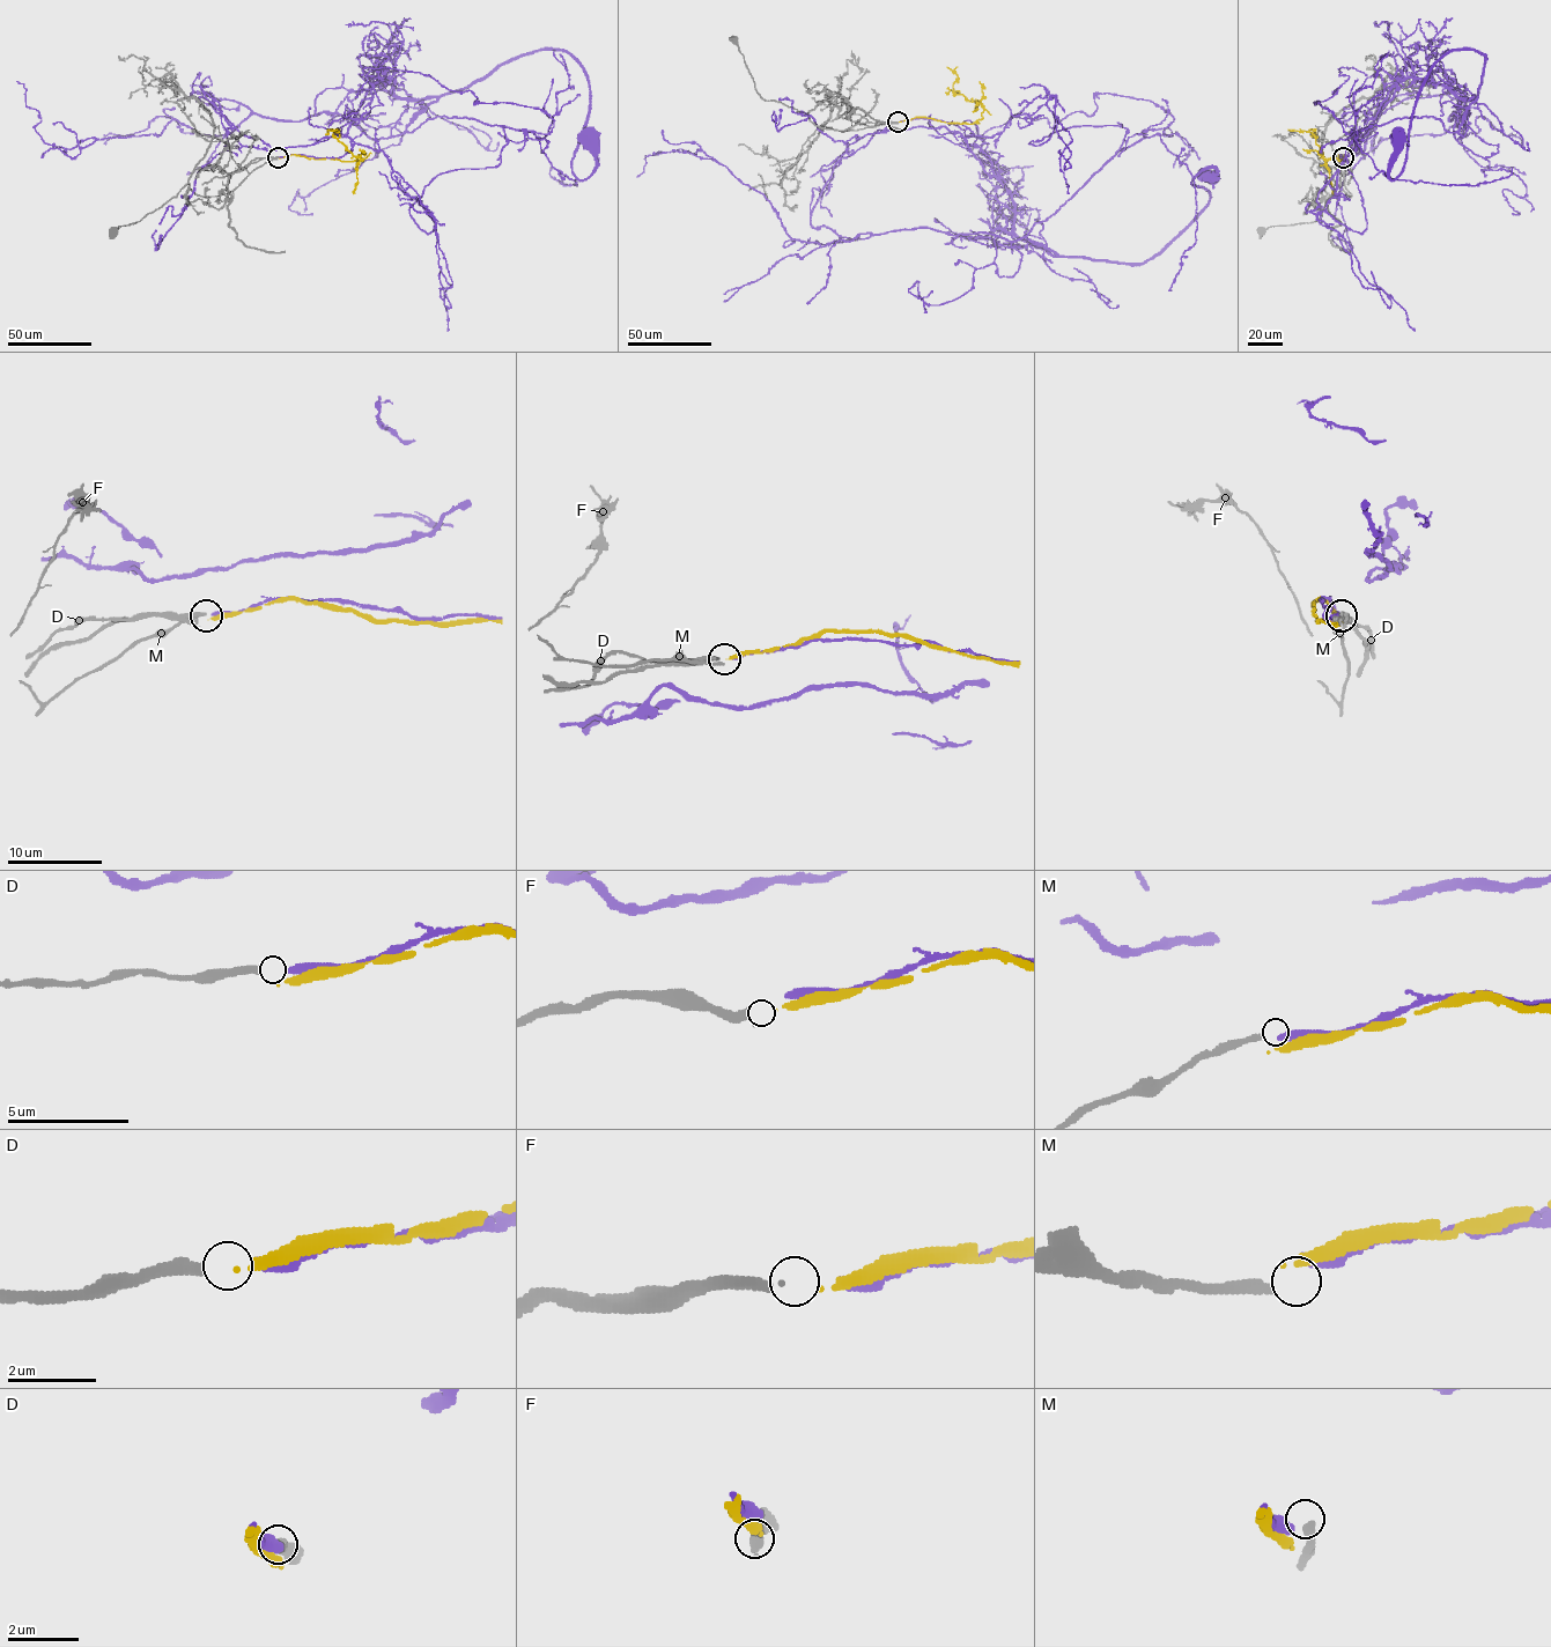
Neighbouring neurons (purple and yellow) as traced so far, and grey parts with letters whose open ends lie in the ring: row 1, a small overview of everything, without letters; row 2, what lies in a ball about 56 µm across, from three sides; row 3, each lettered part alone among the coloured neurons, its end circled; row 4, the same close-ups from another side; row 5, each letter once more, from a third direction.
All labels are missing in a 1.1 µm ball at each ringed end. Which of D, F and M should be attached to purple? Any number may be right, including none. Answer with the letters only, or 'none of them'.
D

